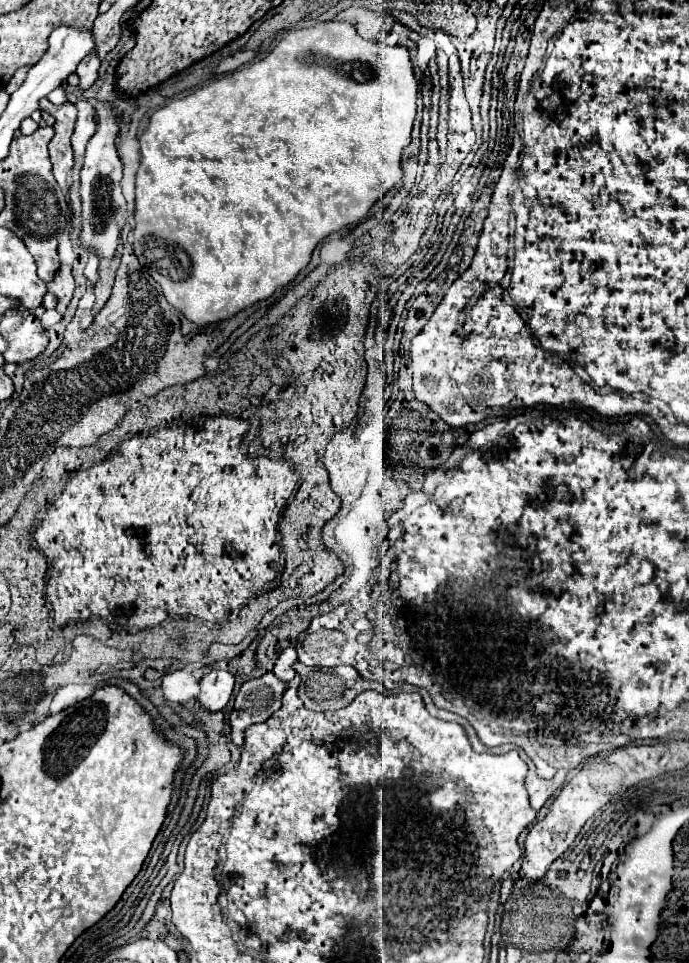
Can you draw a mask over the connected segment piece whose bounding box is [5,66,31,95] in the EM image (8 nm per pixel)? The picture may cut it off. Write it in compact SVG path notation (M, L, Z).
M31 66L21 67L15 72L14 76L11 78L9 83L7 83L7 85L5 86L5 90L9 95L14 93L23 84L30 67Z

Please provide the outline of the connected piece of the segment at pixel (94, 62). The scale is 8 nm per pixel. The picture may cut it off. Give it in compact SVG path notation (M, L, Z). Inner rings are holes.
M91 51L91 53L79 63L77 75L79 75L79 79L81 79L81 83L79 83L79 89L81 89L81 91L83 91L83 89L89 89L89 87L93 85L93 81L97 79L99 65L101 65L101 59L97 57L95 51Z

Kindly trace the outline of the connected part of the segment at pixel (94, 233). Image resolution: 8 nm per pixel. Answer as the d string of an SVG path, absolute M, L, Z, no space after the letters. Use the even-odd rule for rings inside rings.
M91 101L97 117L99 117L99 129L97 133L89 139L87 143L87 151L85 151L85 159L83 159L83 169L81 169L81 235L79 241L81 245L89 251L95 253L99 259L113 259L115 249L119 245L119 237L121 237L121 227L117 223L117 213L119 209L125 205L125 197L121 195L121 177L123 177L123 165L119 161L119 155L115 151L115 137L119 133L113 109L99 103L99 101Z

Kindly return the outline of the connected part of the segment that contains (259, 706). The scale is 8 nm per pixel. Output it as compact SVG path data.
M267 673L259 679L245 681L235 697L233 711L229 715L231 719L231 739L241 749L245 729L253 723L267 721L279 707L281 697L287 691L287 683L275 677L273 673Z

